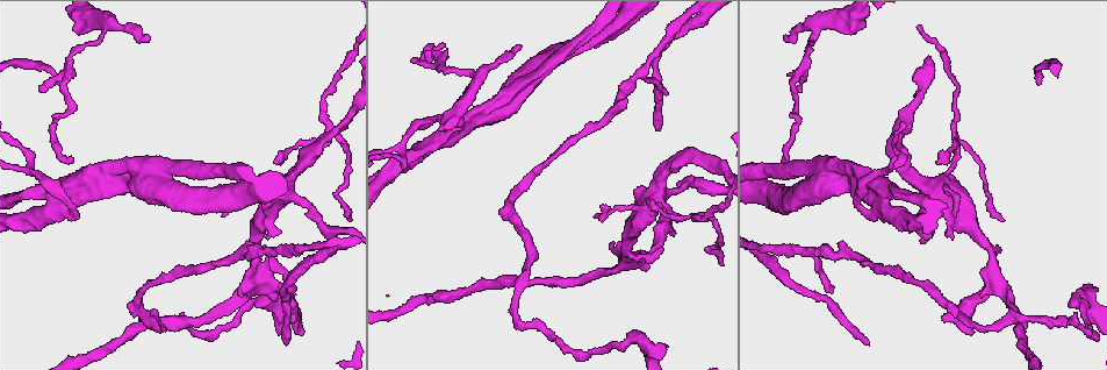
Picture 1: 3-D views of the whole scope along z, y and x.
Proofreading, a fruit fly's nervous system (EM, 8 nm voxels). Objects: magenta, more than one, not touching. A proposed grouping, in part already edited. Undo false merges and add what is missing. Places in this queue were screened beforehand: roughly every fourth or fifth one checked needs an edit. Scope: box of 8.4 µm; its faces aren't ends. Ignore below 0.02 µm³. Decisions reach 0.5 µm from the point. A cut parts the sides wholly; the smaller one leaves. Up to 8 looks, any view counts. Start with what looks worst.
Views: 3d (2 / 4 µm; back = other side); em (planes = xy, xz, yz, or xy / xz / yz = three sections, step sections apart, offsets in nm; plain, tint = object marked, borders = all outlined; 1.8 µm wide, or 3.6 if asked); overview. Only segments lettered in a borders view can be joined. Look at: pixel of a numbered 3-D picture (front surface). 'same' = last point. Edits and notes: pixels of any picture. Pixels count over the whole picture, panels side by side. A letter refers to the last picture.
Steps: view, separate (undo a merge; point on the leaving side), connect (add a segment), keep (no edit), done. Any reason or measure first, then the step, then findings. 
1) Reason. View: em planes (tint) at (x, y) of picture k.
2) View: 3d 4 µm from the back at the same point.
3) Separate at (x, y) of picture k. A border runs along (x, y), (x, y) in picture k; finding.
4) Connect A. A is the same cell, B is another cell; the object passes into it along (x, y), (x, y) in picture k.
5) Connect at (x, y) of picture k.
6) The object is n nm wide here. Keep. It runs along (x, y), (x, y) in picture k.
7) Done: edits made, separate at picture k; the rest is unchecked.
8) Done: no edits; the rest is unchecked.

Four or more arms meet. View: 3d 2 µm at (527, 284) of picture 1.

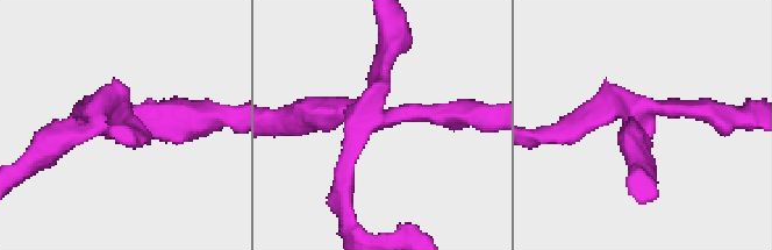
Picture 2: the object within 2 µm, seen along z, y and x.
4 arms meet here. View: em planes (tint) at (121, 111) of picture 2.

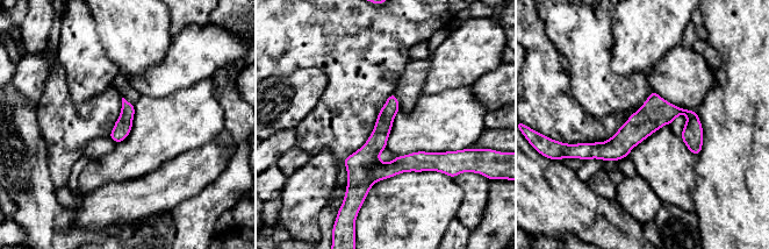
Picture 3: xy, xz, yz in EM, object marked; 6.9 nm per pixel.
See the neighbours. View: em planes (borders) at the same point.

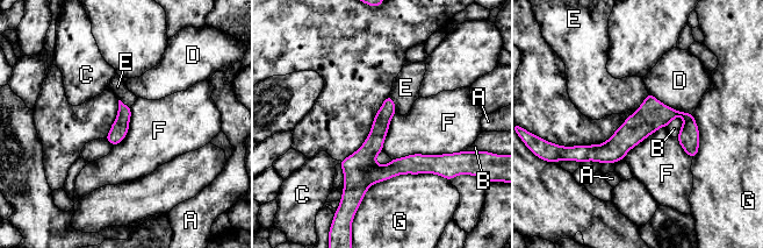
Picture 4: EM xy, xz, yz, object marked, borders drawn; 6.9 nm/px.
The longest contact is with G, 600 nm. Separate at (355, 167) of picture 4. A, B, C, D, E, F and G are other cells; a border runs along (376, 163), (368, 171), (372, 183) in picture 4; two neurons meet here.

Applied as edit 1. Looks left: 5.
View: overview.

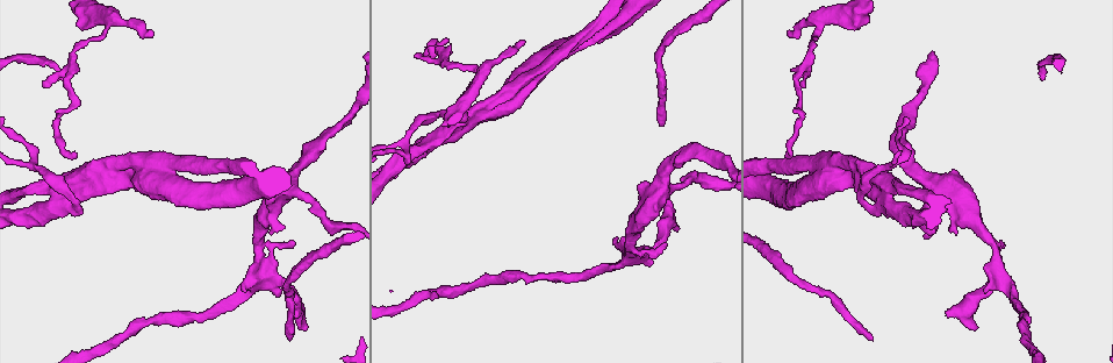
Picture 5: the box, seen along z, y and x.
Thick turns thin. View: em 3.6 µm planes (tint) at (877, 193) of picture 5.

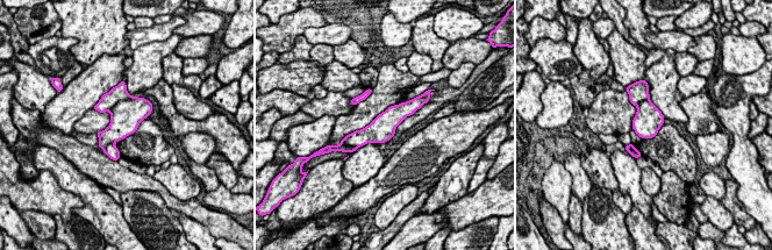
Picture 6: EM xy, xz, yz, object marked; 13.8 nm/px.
What lies round it. View: em 3.6 µm planes (borders) at the same point.

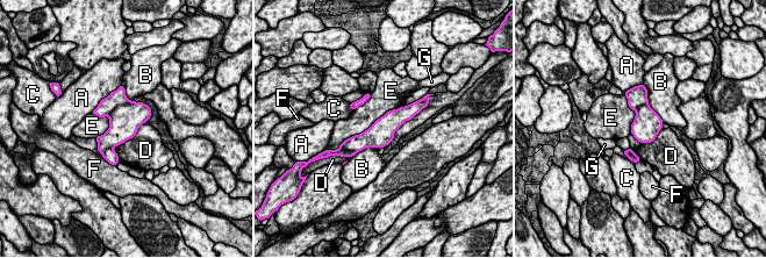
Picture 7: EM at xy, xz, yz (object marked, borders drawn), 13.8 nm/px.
Separate at (111, 156) of picture 7. A, B, C, D, E, F and G are other cells; a border runs along (112, 148), (108, 148), (102, 155) in picture 7; a second neuron is stuck on.

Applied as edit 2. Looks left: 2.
An open end. View: em 3.6 µm planes (borders) at (154, 32) of picture 5.

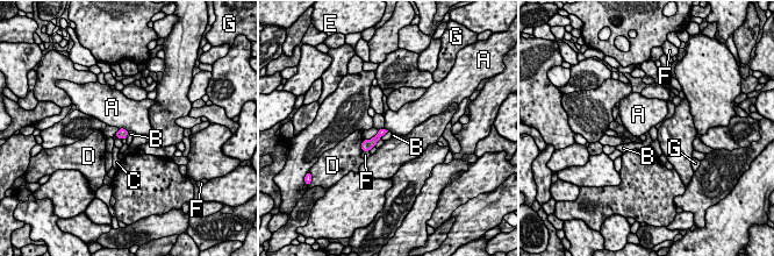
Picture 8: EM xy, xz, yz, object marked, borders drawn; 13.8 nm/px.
Keep. A, B, C, D, E, F and G are other cells; none of them fits.

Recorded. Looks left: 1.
Done: edits made, separate at picture 4, separate at picture 7; the rest is unchecked.

